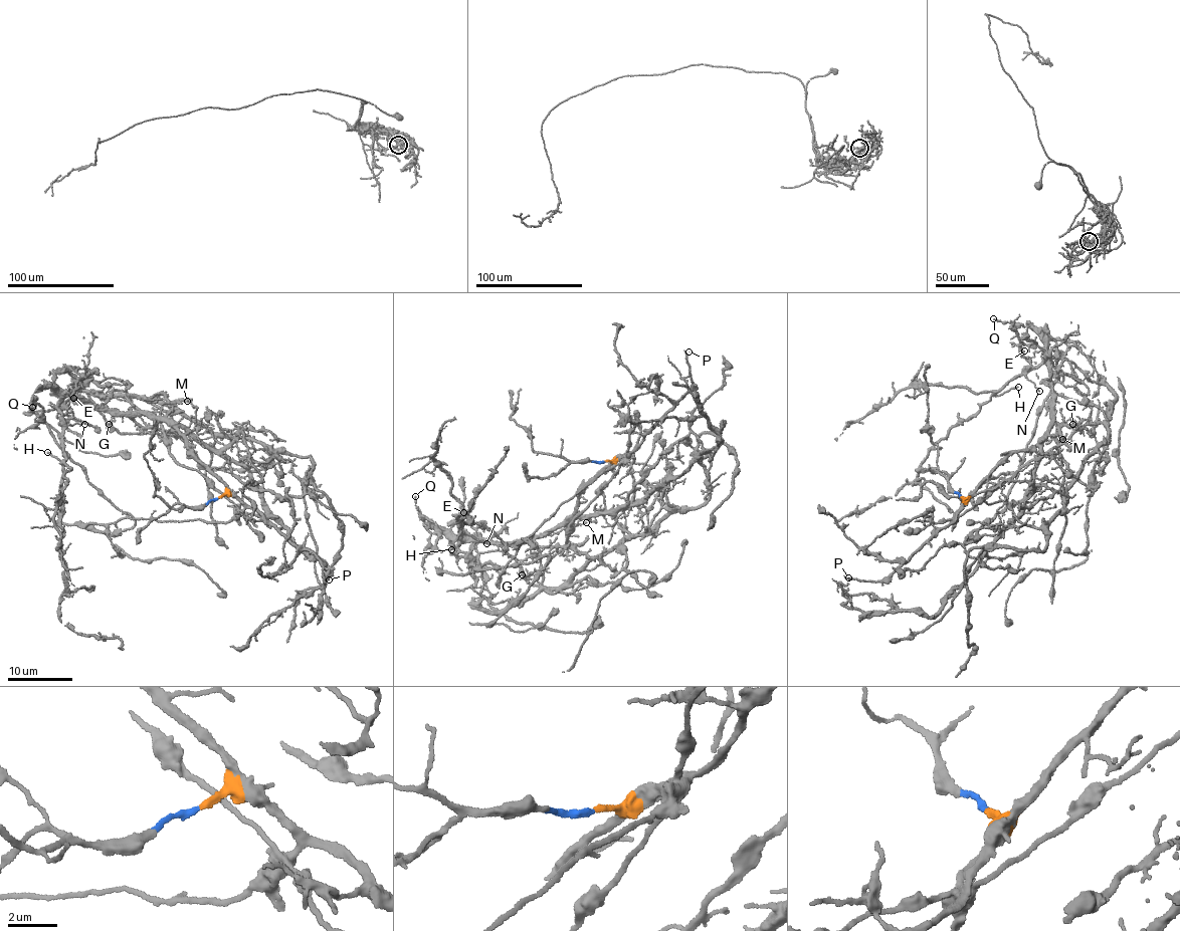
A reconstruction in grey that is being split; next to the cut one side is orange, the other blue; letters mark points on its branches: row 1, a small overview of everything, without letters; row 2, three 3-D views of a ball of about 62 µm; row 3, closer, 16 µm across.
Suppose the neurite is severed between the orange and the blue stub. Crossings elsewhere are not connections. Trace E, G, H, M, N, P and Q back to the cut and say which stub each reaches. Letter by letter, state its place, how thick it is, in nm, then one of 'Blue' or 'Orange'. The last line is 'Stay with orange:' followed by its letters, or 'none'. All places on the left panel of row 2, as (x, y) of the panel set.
E: Place: (73, 398). Thickness 110 nm. Orange
G: Place: (109, 424). Thickness 170 nm. Orange
H: Place: (47, 452). Thickness 170 nm. Orange
M: Place: (187, 401). Thickness 150 nm. Orange
N: Place: (84, 424). Thickness 100 nm. Orange
P: Place: (329, 579). Thickness 130 nm. Orange
Q: Place: (32, 407). Thickness 200 nm. Orange
Stay with orange: E, G, H, M, N, P, Q

